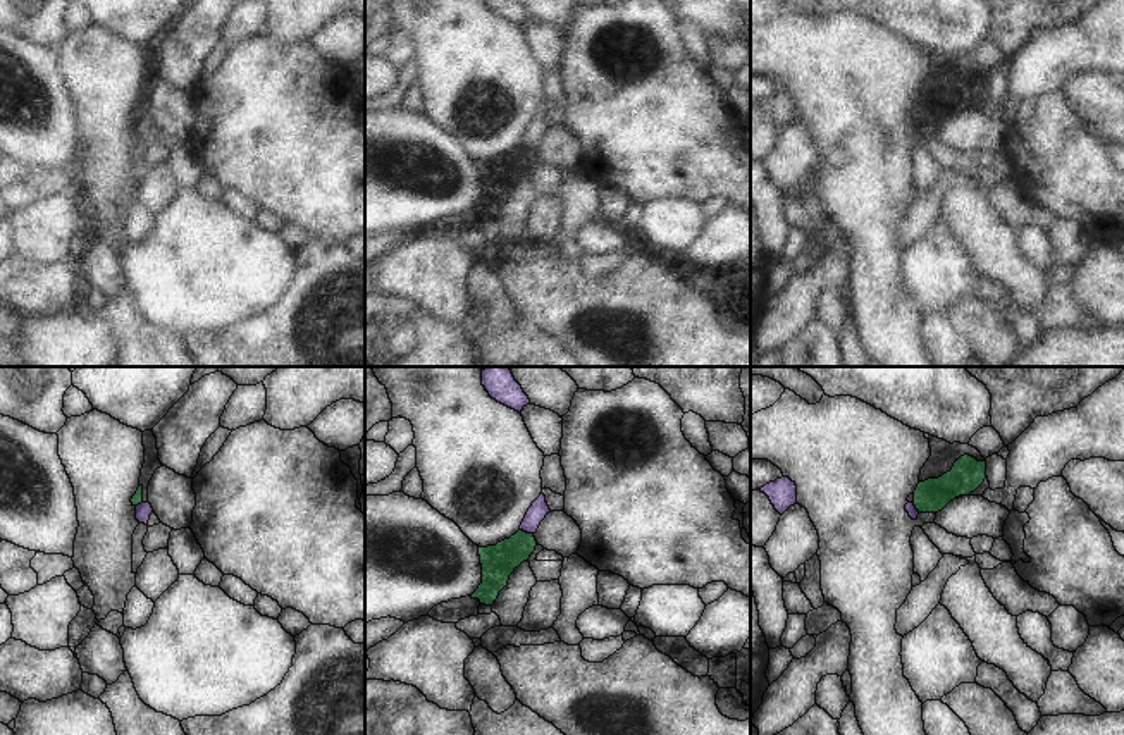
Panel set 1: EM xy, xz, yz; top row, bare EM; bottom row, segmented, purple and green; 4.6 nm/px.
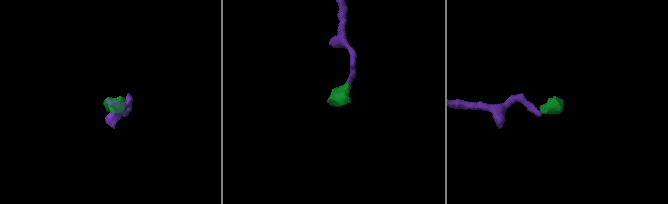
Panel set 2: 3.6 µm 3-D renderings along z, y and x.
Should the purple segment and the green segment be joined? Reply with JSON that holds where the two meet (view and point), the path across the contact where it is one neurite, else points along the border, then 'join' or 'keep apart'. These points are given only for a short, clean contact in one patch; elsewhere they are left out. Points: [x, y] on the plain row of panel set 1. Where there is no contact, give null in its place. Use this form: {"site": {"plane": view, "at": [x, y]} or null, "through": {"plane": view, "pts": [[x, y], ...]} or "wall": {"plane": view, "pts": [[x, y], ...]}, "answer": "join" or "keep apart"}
{"site": {"plane": "xz", "at": [527, 147]}, "wall": {"plane": "xz", "pts": [[520, 143], [532, 148]]}, "answer": "keep apart"}

